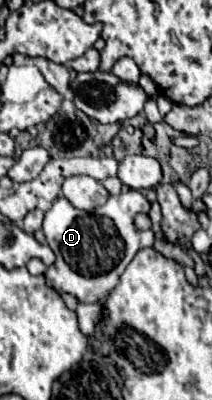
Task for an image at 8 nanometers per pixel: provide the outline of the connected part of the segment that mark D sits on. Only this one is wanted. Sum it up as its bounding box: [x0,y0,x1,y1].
[44,190,154,302]

